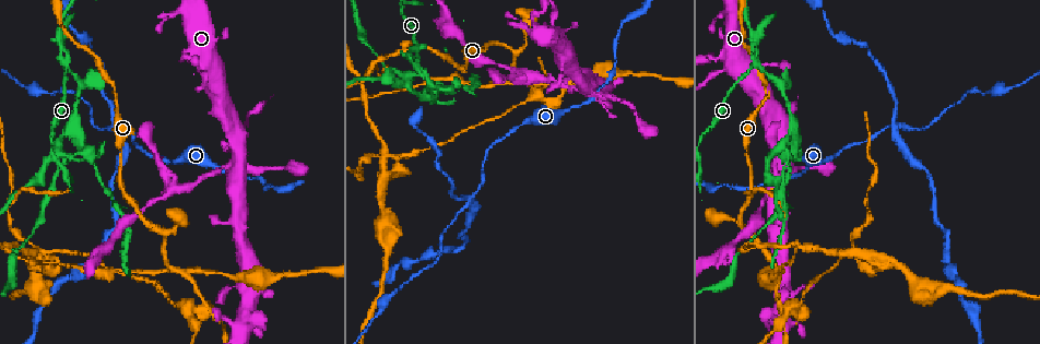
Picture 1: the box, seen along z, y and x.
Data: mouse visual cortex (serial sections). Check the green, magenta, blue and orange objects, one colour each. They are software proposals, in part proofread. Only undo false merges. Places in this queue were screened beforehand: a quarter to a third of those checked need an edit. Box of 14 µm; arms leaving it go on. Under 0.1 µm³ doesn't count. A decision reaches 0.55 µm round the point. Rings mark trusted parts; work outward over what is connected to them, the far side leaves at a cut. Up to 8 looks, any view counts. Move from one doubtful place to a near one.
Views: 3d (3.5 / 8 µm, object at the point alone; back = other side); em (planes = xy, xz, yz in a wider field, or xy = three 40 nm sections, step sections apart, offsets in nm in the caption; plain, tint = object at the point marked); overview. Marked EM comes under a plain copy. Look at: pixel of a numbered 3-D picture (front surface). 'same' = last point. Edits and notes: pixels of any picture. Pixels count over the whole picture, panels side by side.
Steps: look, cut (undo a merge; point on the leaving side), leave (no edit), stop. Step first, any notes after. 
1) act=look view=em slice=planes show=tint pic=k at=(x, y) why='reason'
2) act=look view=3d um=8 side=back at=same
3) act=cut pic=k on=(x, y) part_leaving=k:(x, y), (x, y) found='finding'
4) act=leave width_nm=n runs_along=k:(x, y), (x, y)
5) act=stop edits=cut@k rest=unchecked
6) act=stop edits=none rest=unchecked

act=look view=3d um=3.5 pic=1 at=(235, 163) why='four or more arms meet'

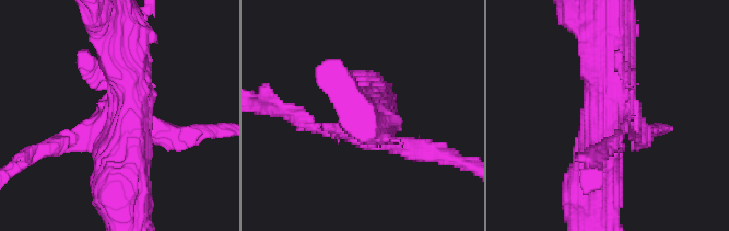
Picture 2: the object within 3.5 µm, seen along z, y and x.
act=cut pic=2 on=(424, 142) found='two cells meet here'

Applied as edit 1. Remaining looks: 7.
act=look view=3d um=3.5 pic=1 at=(415, 58) why='three-way junction'

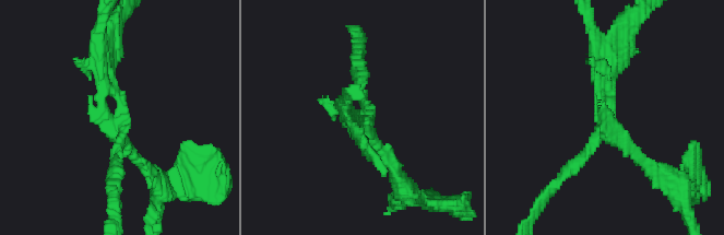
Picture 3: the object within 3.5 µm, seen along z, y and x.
act=look view=em slice=xy step=5 show=tint pic=3 at=(119, 136) arms=3 arm_widths_nm=150,200,200 why='shape alone is not enough'

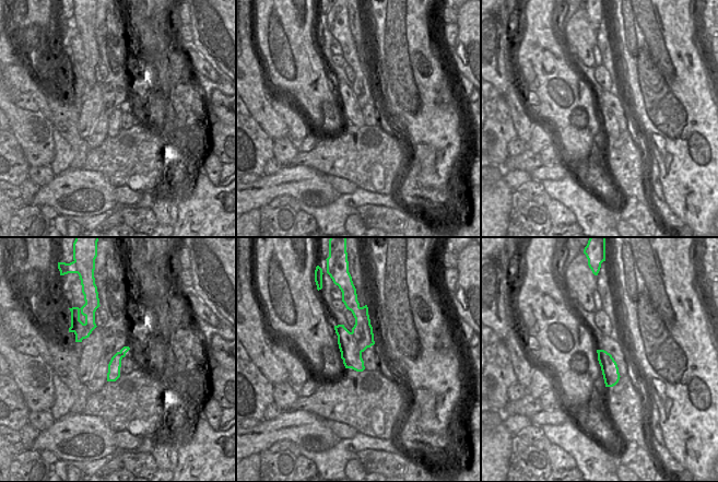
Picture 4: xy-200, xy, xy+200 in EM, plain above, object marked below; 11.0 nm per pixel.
act=cut pic=3 on=(638, 160) part_leaving=3:(606, 134), (665, 168), (679, 191) found='a second cell is stuck on'

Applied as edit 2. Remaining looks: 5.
act=look view=3d um=3.5 pic=1 at=(163, 234) why='side arm on a straight run'

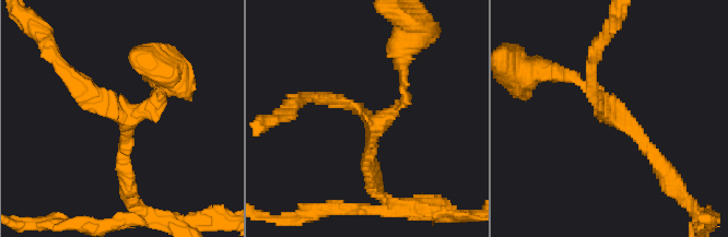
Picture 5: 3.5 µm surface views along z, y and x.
act=look view=em slice=xy step=2 show=tint pic=5 at=(613, 120)

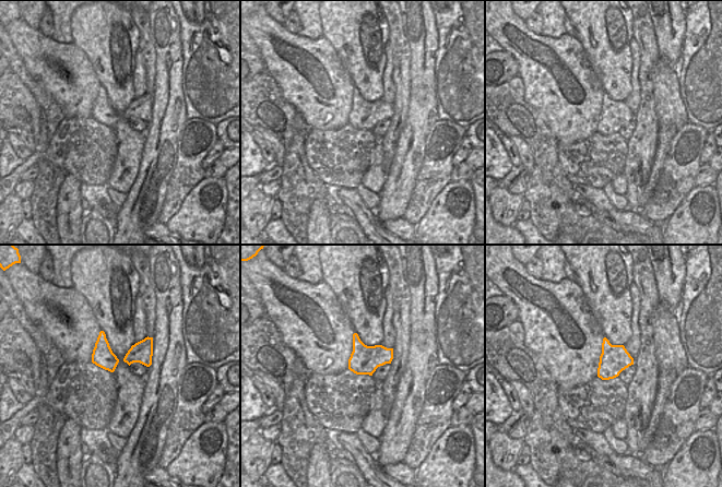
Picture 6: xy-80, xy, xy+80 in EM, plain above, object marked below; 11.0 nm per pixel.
act=leave width_nm=320 runs_along=5:(593, 84), (665, 172) found='continuous, no second cell'

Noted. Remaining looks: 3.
act=stop edits=cut@2,cut@3 rest=unchecked

